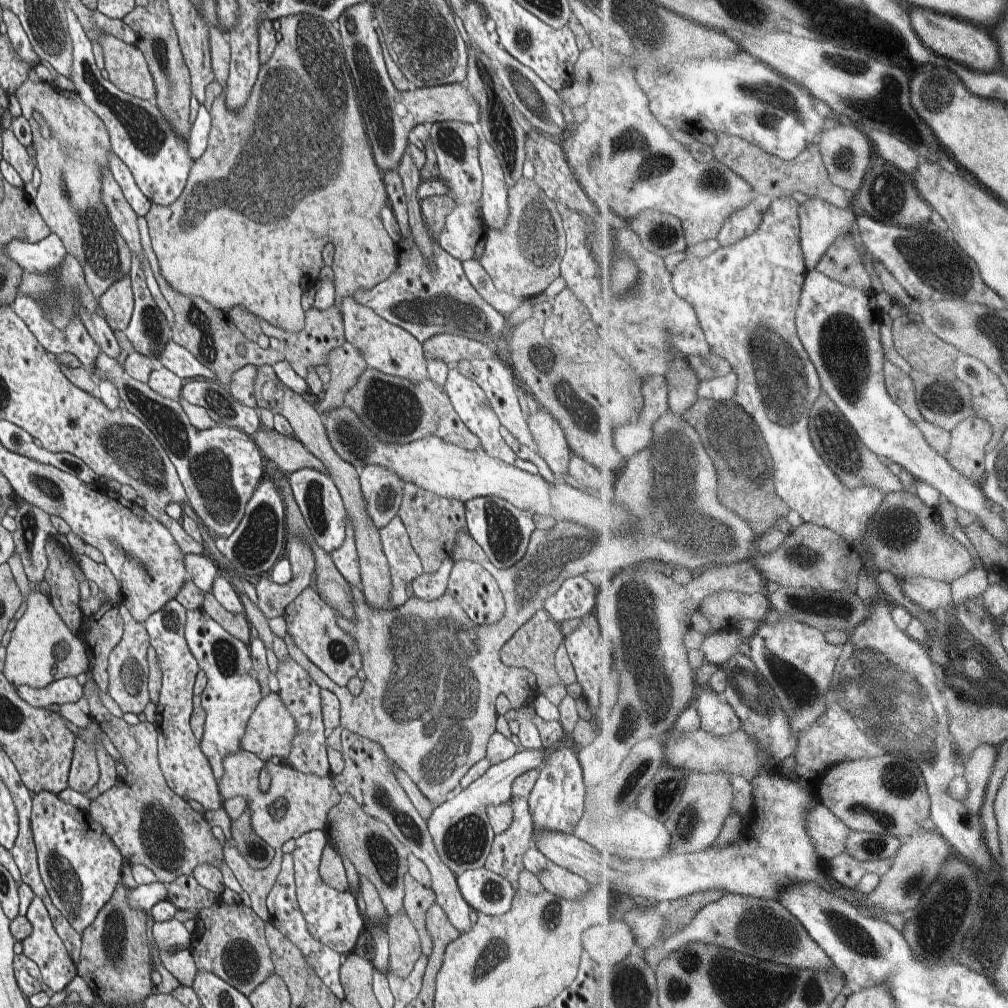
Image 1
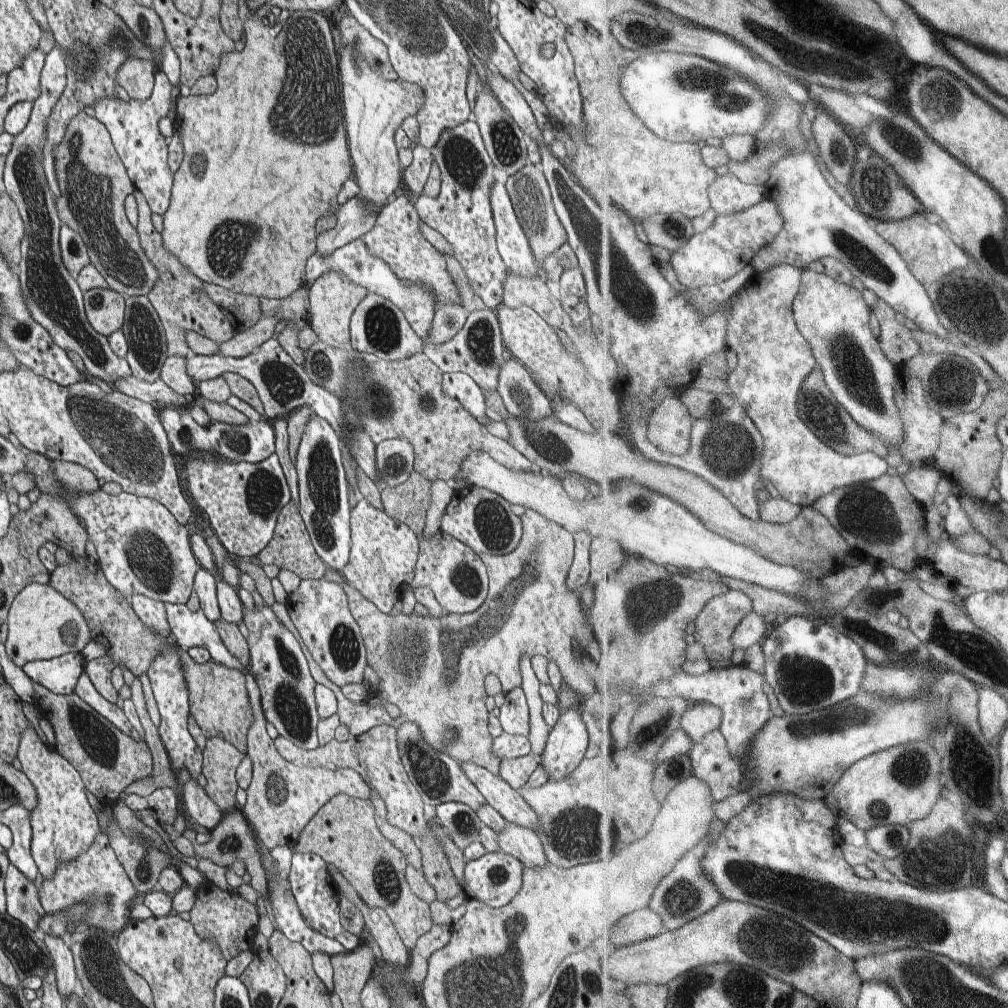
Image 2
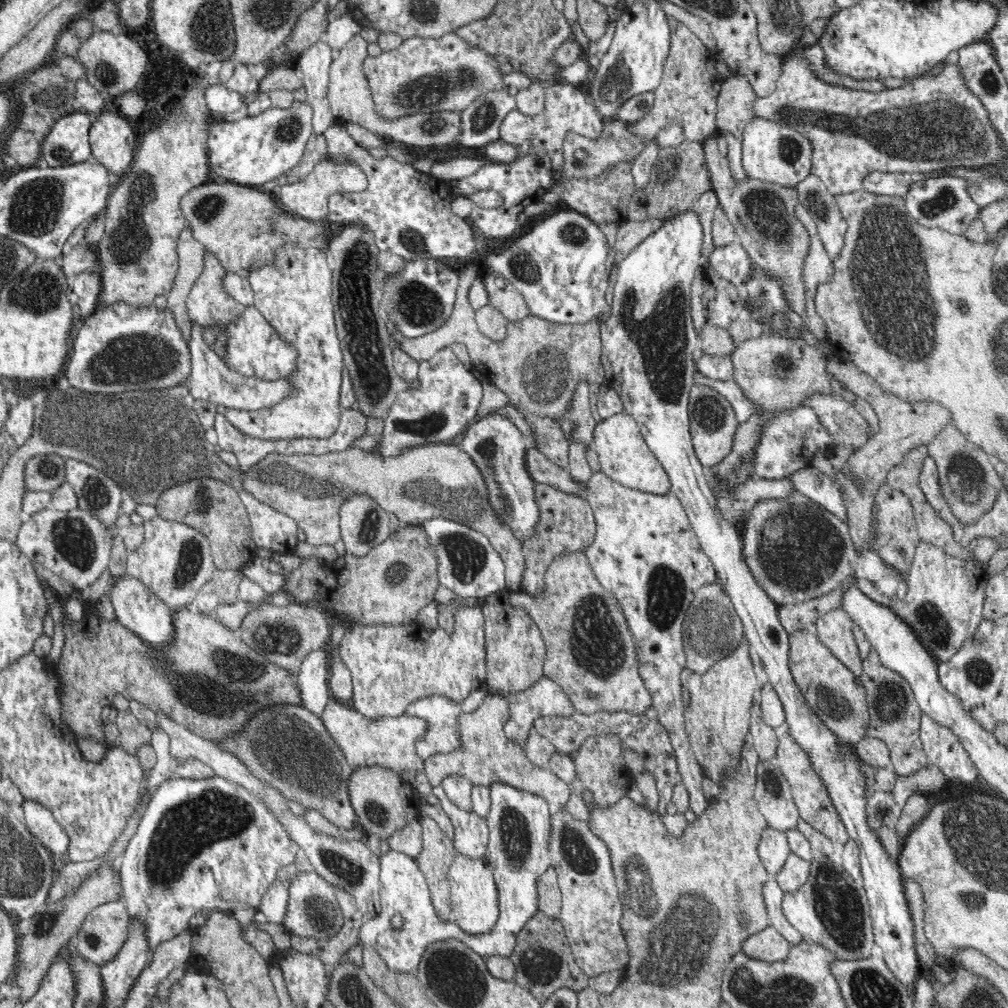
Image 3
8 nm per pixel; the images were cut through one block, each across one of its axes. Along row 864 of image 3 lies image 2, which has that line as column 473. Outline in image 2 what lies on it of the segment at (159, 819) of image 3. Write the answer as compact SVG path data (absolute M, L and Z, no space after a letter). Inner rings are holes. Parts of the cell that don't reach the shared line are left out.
M466 121L455 127L444 129L438 142L431 148L433 159L441 172L440 194L436 197L427 197L422 194L415 197L415 207L422 223L426 223L437 230L453 246L453 256L461 263L469 281L469 290L478 294L485 302L486 307L496 310L502 303L502 285L508 276L507 266L497 249L495 239L495 224L489 201L489 190L495 182L494 163L486 150L483 138L476 121Z

